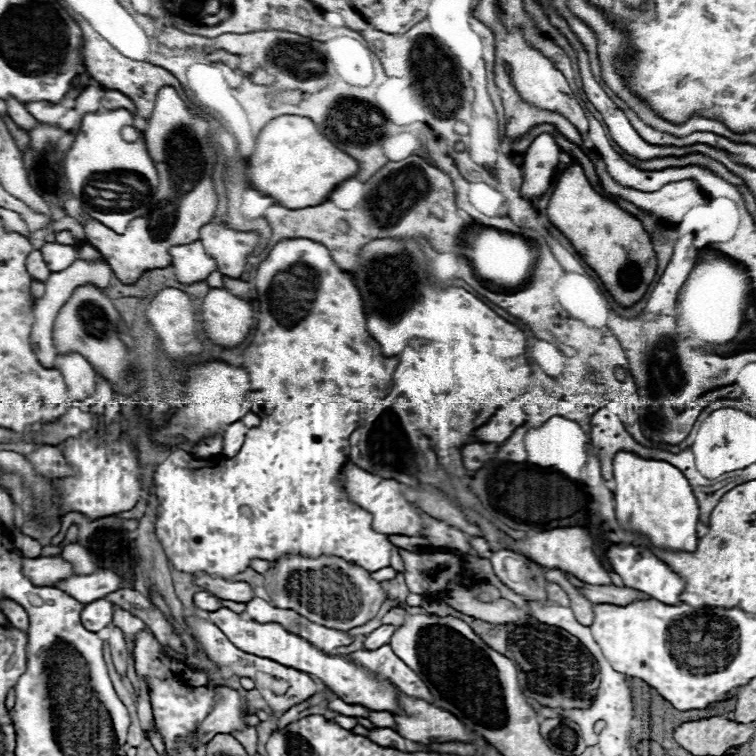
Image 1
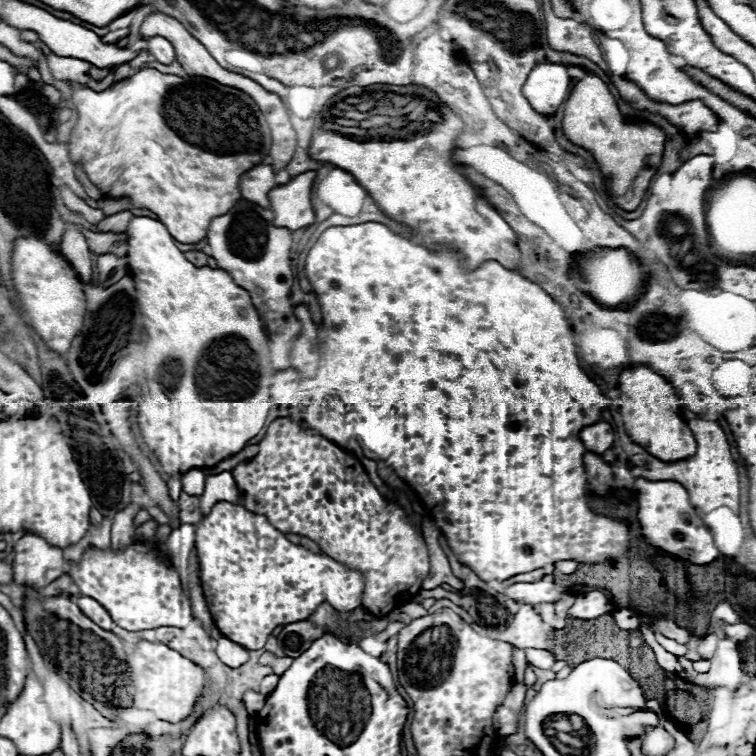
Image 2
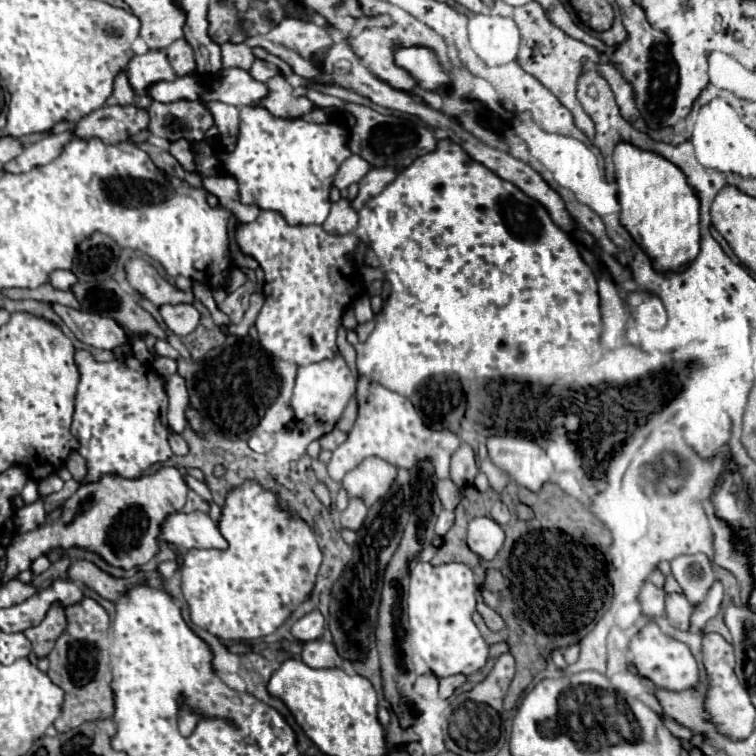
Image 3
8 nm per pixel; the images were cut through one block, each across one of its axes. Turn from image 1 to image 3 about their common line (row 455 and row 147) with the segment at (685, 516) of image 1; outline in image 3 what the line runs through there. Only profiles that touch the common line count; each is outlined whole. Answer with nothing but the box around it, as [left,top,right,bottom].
[614,144,700,274]

